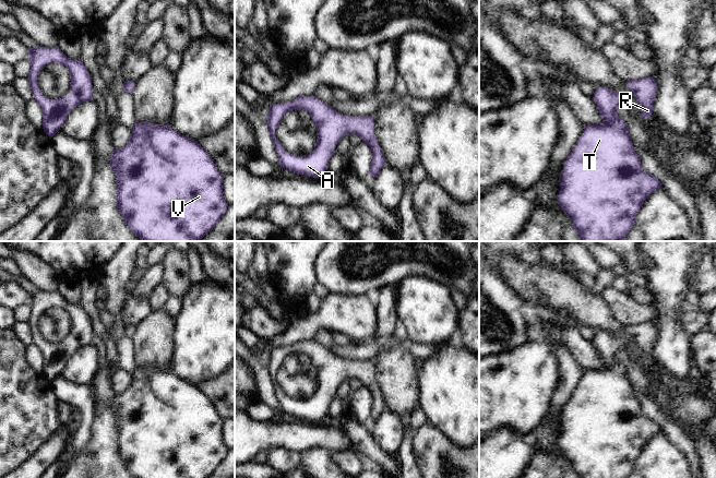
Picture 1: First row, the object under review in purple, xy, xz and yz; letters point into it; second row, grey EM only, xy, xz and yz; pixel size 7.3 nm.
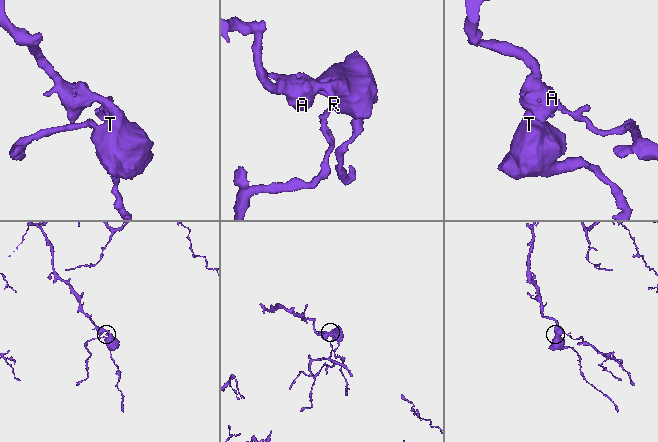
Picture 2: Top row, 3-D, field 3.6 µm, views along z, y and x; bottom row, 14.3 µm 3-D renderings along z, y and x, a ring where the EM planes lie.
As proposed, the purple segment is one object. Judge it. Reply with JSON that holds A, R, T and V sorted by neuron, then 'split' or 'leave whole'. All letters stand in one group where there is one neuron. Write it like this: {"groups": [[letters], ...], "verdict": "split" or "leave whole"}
{"groups": [["A", "R", "T", "V"]], "verdict": "leave whole"}

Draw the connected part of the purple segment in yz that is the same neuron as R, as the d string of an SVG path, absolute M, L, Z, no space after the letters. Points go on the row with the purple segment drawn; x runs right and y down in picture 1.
M653 77L631 80L628 82L629 89L634 94L641 107L644 119L653 113L653 105L656 98L657 86Z

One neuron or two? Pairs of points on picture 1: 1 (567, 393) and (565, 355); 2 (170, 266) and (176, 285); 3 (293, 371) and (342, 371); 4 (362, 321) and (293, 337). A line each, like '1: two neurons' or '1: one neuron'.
1: one neuron
2: one neuron
3: one neuron
4: one neuron

